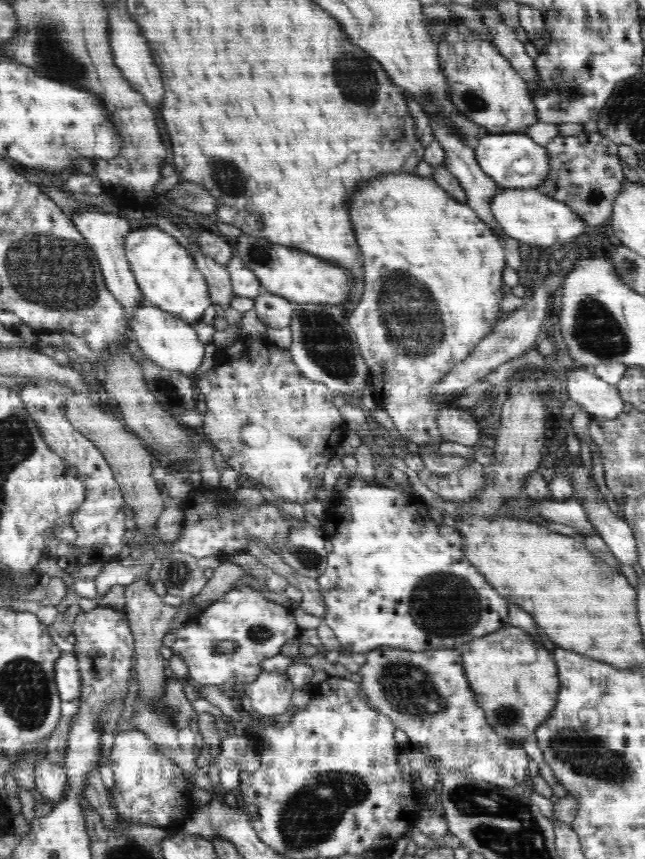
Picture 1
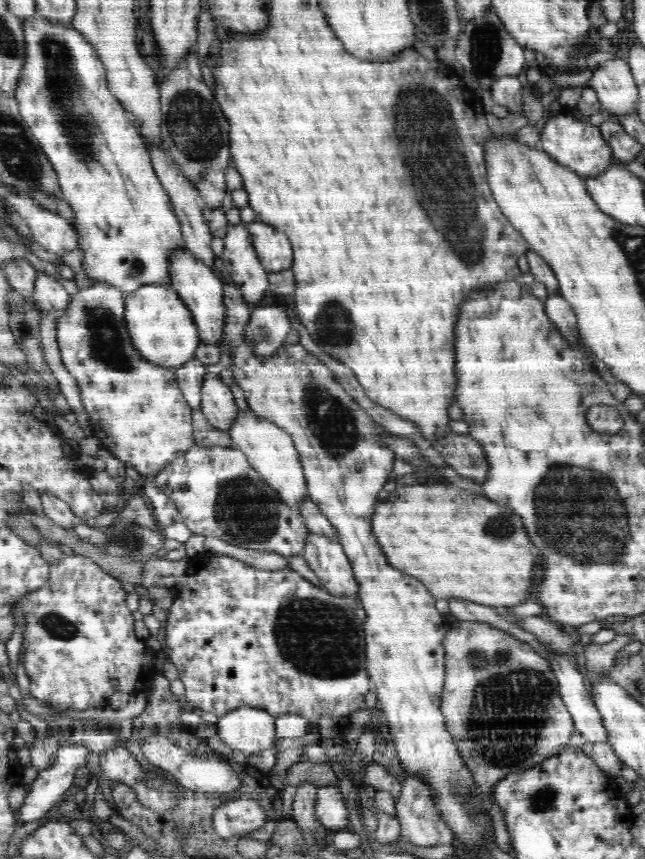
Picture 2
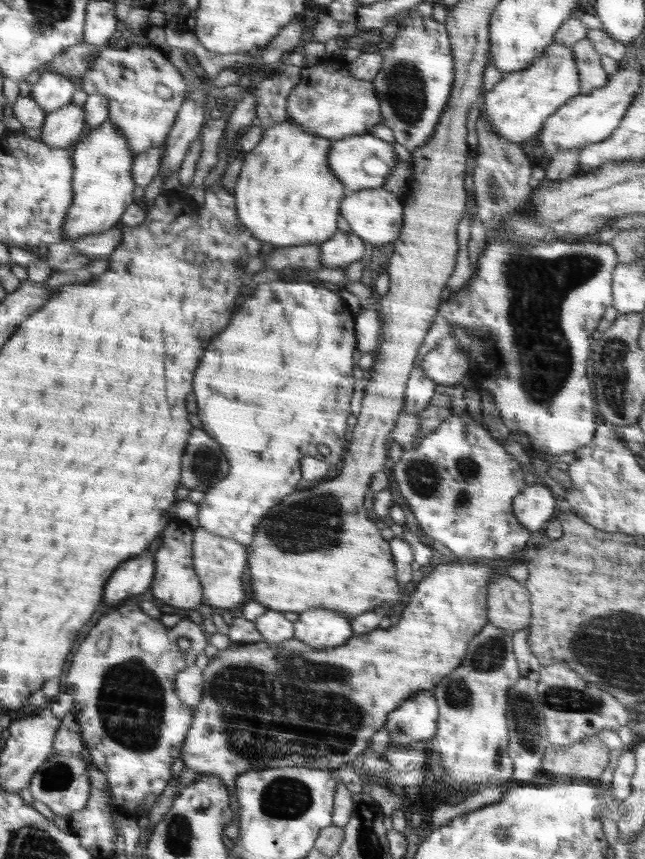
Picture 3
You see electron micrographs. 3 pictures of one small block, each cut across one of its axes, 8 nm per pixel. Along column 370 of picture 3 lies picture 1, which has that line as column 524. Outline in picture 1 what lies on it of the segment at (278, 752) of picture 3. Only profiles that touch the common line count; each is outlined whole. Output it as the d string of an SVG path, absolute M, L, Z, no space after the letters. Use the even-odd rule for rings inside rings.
M510 625L489 635L475 638L462 647L460 653L466 678L476 695L478 705L484 709L488 724L499 736L508 737L510 741L518 743L518 747L522 747L525 737L533 734L544 720L550 718L550 712L555 707L559 695L559 674L552 652L543 648L539 638Z

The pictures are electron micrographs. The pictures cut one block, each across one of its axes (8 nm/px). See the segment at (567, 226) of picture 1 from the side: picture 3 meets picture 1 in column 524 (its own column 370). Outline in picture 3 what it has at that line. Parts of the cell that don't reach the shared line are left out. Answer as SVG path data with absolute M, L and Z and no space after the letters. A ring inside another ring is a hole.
M382 187L362 189L341 200L339 214L350 225L350 231L362 241L373 246L392 244L397 241L403 225L403 202Z

